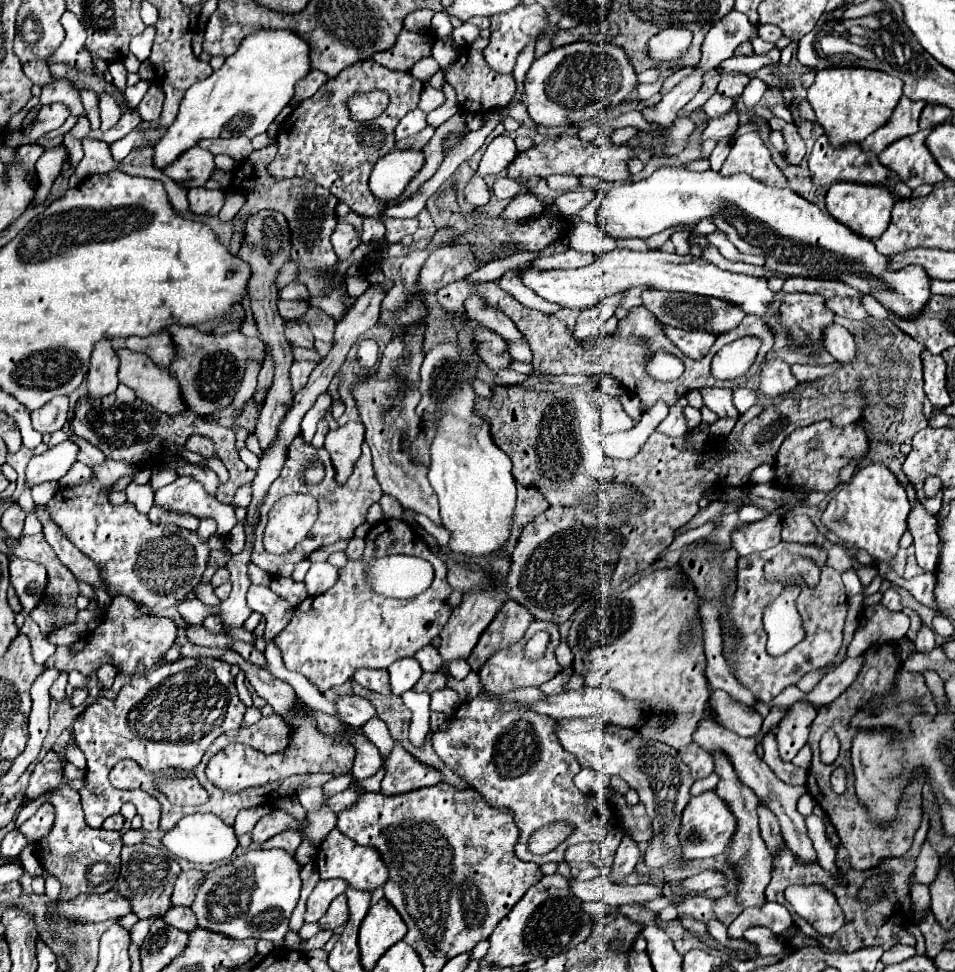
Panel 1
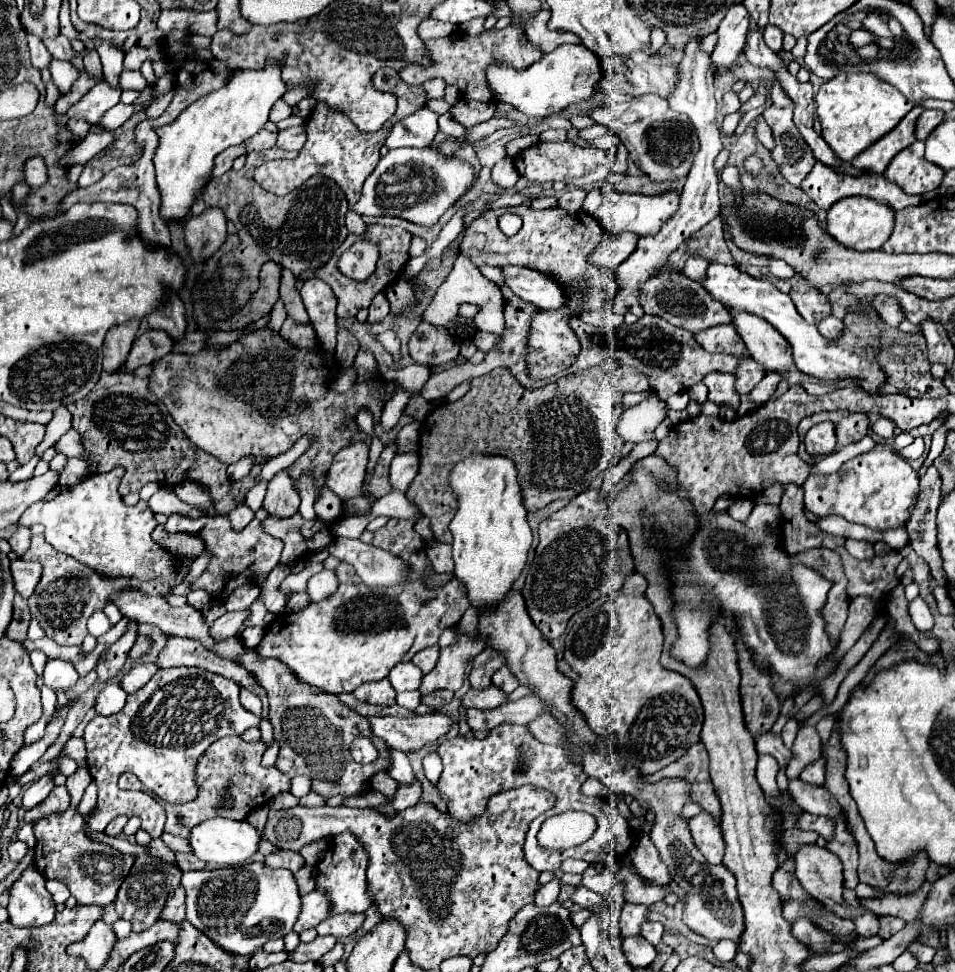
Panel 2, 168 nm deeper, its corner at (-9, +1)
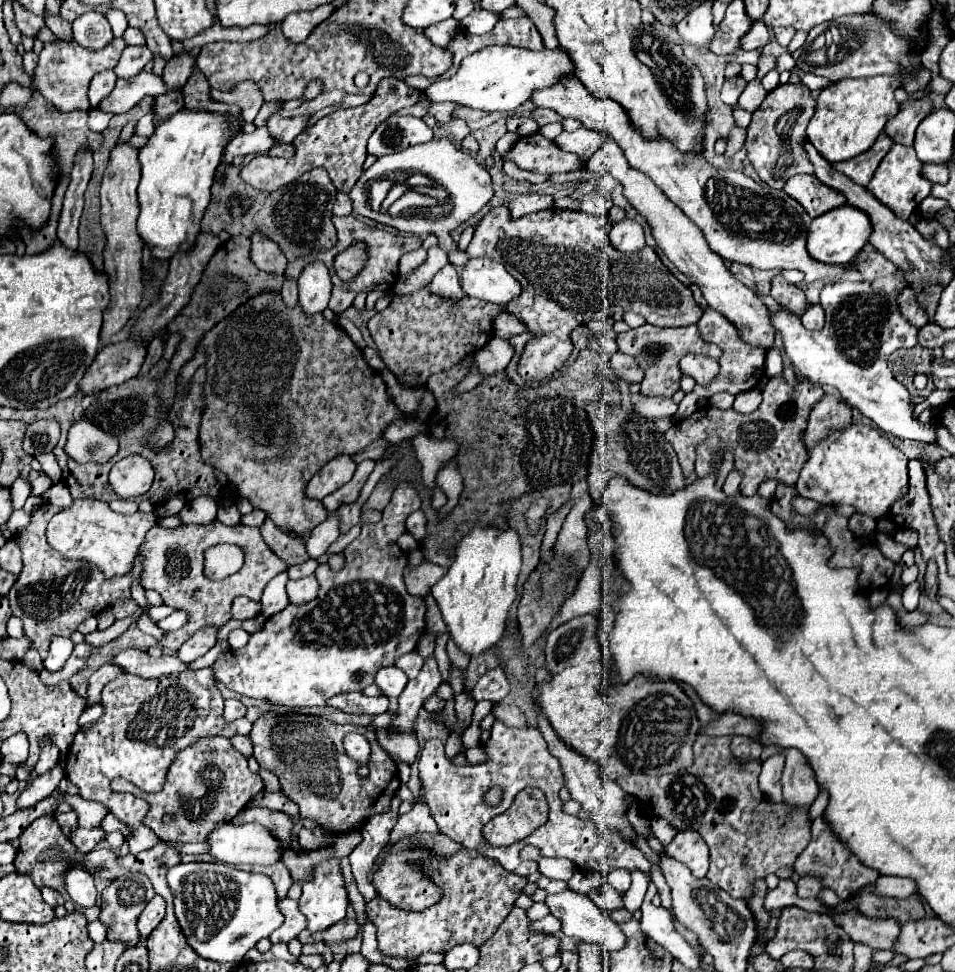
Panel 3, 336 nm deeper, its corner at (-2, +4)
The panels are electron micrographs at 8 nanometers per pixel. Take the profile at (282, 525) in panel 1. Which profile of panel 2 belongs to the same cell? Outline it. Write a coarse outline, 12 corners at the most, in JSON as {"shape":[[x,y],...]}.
{"shape":[[169,515],[169,533],[205,539],[213,559],[193,589],[223,603],[235,585],[267,575],[283,541],[257,519]]}

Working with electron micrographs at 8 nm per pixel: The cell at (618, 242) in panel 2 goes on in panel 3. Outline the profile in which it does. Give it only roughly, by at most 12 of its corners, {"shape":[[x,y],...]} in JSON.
{"shape":[[624,218],[612,224],[610,240],[622,252],[638,252],[644,230]]}

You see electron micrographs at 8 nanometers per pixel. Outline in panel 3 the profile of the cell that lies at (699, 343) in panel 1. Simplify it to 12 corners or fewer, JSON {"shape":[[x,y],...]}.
{"shape":[[706,308],[698,328],[720,346],[722,376],[682,398],[676,422],[716,392],[742,394],[764,378],[764,350]]}

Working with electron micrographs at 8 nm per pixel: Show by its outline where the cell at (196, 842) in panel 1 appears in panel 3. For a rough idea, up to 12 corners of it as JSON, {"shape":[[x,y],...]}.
{"shape":[[258,822],[208,836],[230,866],[270,866],[288,848]]}

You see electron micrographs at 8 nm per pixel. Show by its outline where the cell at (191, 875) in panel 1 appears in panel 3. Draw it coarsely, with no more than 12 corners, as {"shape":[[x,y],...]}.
{"shape":[[160,896],[146,904],[136,924],[142,938],[158,926],[166,904]]}

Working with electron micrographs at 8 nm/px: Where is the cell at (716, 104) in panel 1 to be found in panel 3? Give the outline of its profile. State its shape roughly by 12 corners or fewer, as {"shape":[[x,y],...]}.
{"shape":[[742,76],[726,78],[720,98],[732,106],[746,86]]}

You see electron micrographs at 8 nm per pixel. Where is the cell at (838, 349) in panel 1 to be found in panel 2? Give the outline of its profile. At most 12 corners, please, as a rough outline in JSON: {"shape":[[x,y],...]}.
{"shape":[[825,317],[819,325],[819,331],[829,341],[843,335],[843,321]]}

